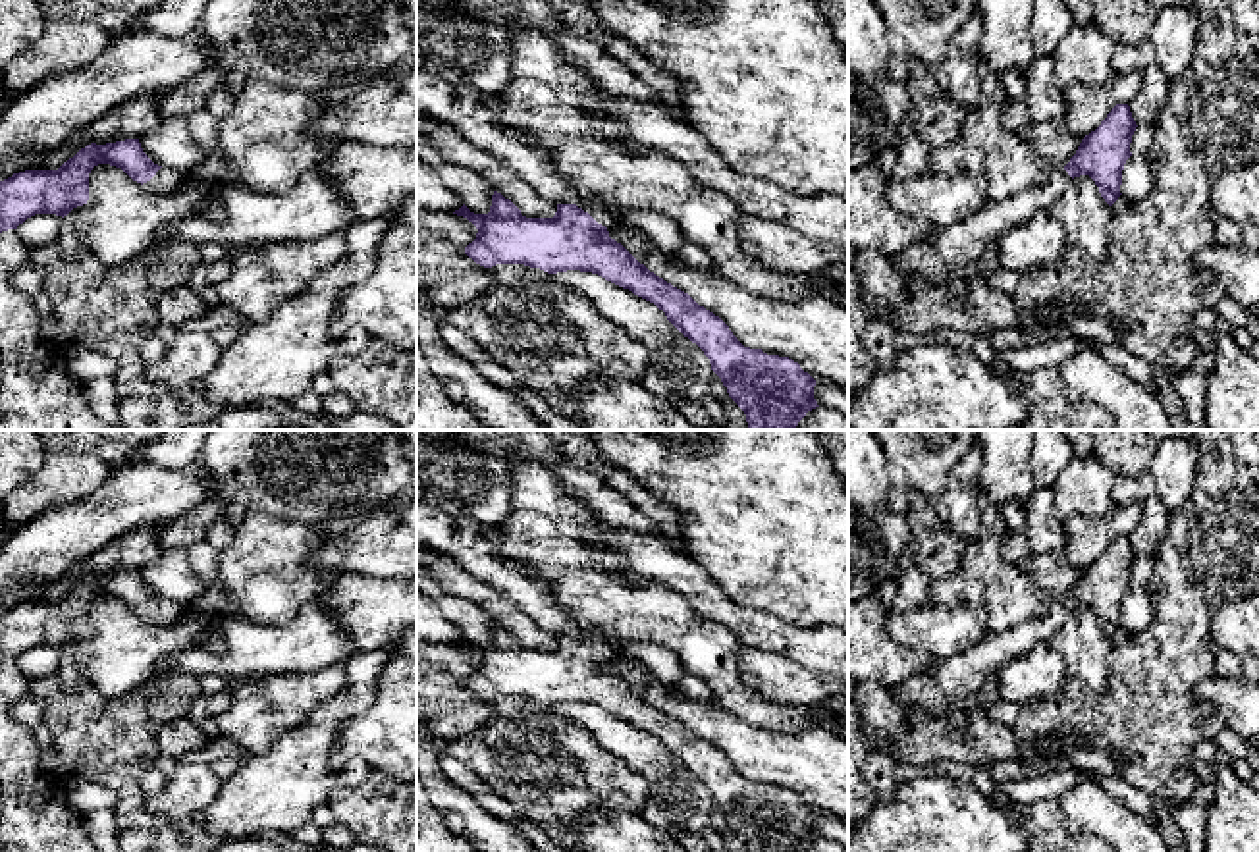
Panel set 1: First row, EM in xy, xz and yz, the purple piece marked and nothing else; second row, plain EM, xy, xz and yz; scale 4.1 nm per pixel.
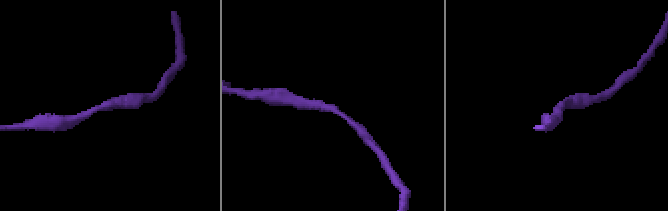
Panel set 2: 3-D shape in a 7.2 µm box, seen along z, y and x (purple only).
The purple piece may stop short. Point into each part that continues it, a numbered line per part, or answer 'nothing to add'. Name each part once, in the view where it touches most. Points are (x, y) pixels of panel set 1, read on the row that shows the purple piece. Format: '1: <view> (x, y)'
1: xz (598, 212)

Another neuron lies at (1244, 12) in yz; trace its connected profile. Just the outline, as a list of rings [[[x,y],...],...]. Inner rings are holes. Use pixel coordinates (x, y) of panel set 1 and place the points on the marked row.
[[[1230,0],[1230,10],[1238,31],[1259,35],[1259,0]]]

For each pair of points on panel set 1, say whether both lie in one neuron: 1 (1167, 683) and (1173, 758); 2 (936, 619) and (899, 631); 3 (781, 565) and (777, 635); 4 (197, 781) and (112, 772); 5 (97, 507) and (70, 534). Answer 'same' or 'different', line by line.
1: same
2: same
3: different
4: different
5: same

